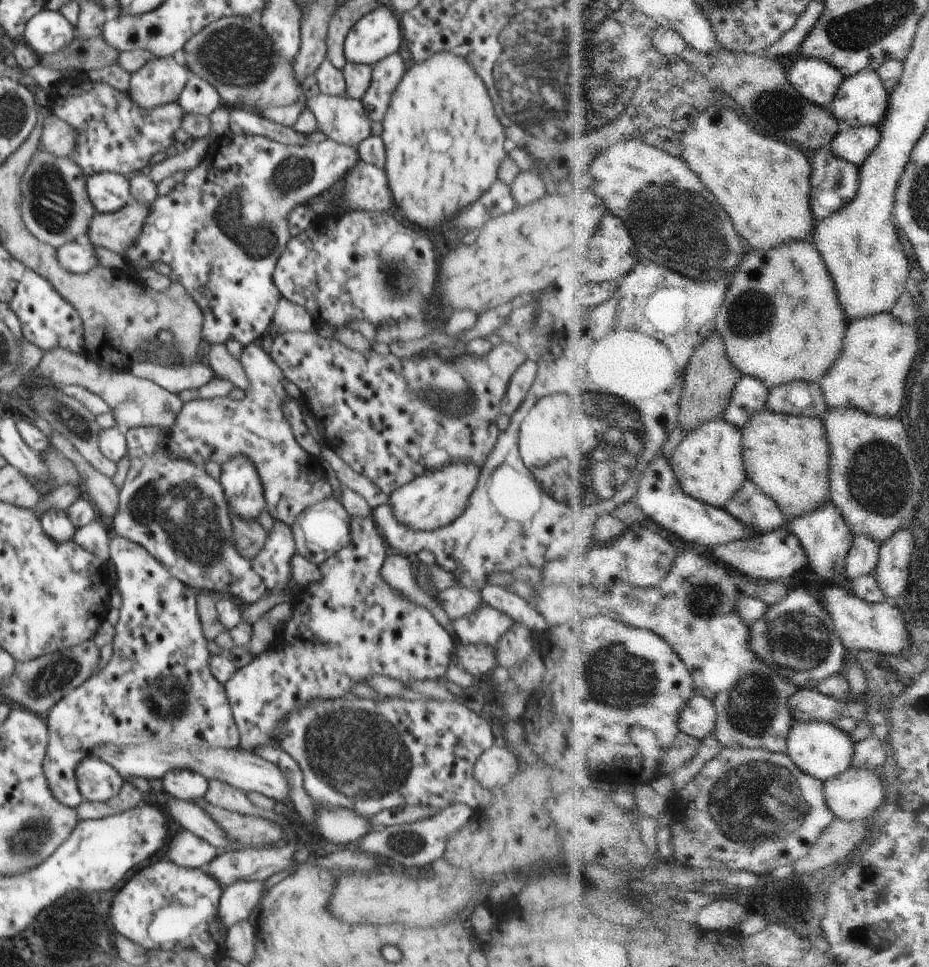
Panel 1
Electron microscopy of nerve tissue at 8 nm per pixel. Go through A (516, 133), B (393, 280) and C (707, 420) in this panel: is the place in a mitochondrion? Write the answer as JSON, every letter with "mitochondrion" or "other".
{"A":"mitochondrion","B":"mitochondrion","C":"other"}

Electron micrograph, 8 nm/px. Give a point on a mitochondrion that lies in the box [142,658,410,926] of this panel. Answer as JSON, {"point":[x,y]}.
{"point":[354,750]}

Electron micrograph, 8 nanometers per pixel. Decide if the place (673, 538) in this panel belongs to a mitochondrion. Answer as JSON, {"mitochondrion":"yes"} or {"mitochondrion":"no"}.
{"mitochondrion":"no"}

